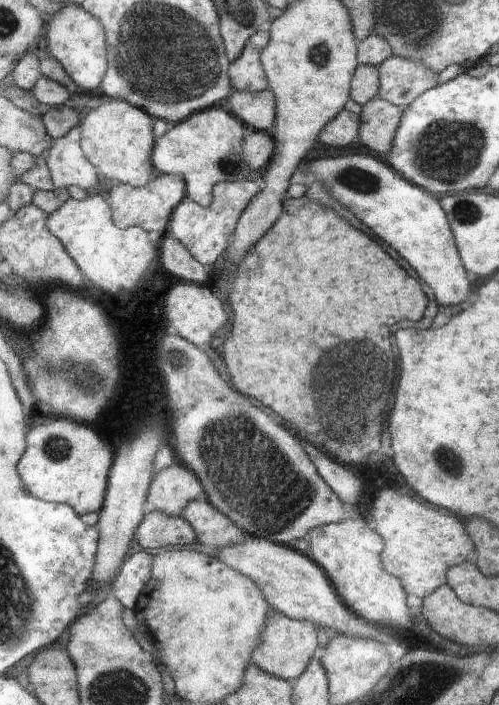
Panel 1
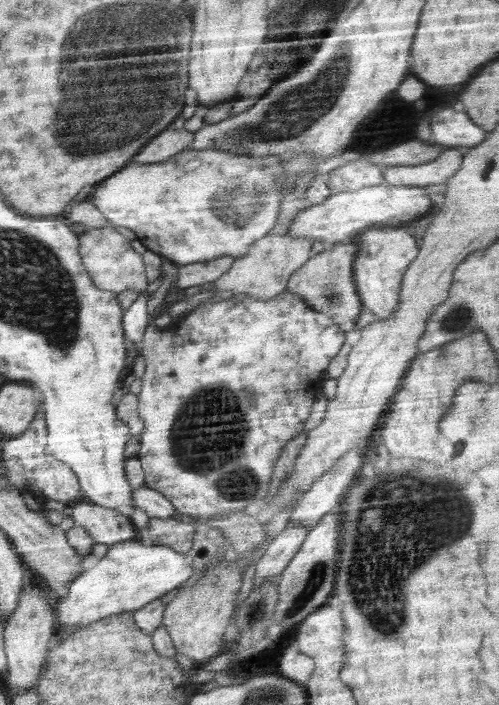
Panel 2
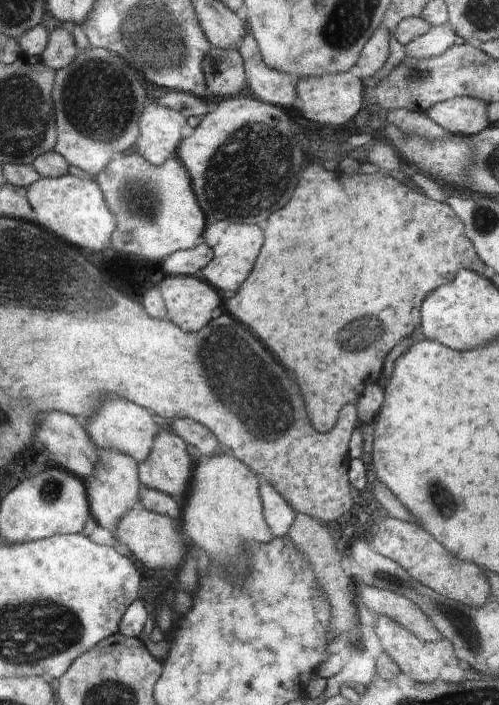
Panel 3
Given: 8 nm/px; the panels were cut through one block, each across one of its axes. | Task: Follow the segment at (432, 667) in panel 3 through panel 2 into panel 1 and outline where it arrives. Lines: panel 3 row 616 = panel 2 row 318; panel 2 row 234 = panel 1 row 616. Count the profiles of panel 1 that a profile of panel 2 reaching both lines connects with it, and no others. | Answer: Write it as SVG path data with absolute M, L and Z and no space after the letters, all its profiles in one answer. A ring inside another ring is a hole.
M348 517L341 523L330 523L318 528L306 538L312 550L310 557L326 572L352 612L378 626L402 628L403 633L410 633L412 620L404 600L405 587L399 578L385 569L384 561L381 560L384 540L366 524L368 519Z

